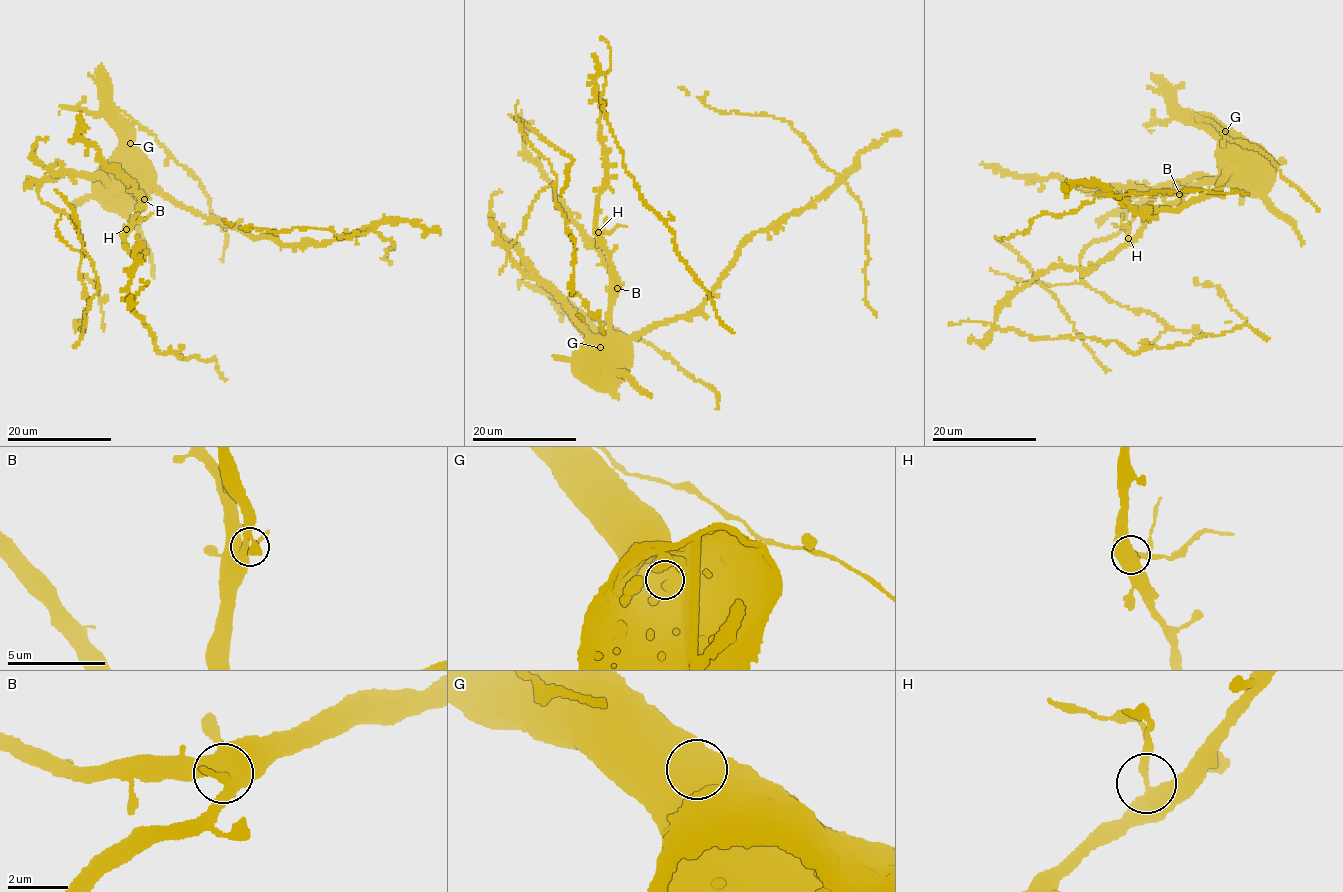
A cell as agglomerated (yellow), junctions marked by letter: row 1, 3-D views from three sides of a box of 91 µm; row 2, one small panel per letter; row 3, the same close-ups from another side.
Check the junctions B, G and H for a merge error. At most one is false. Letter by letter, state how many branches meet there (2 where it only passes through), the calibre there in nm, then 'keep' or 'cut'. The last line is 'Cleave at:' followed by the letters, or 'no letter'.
B: 2 | 320 nm | keep
G: 2 | 550 nm | keep
H: 2 | 440 nm | cut
Cleave at: H

